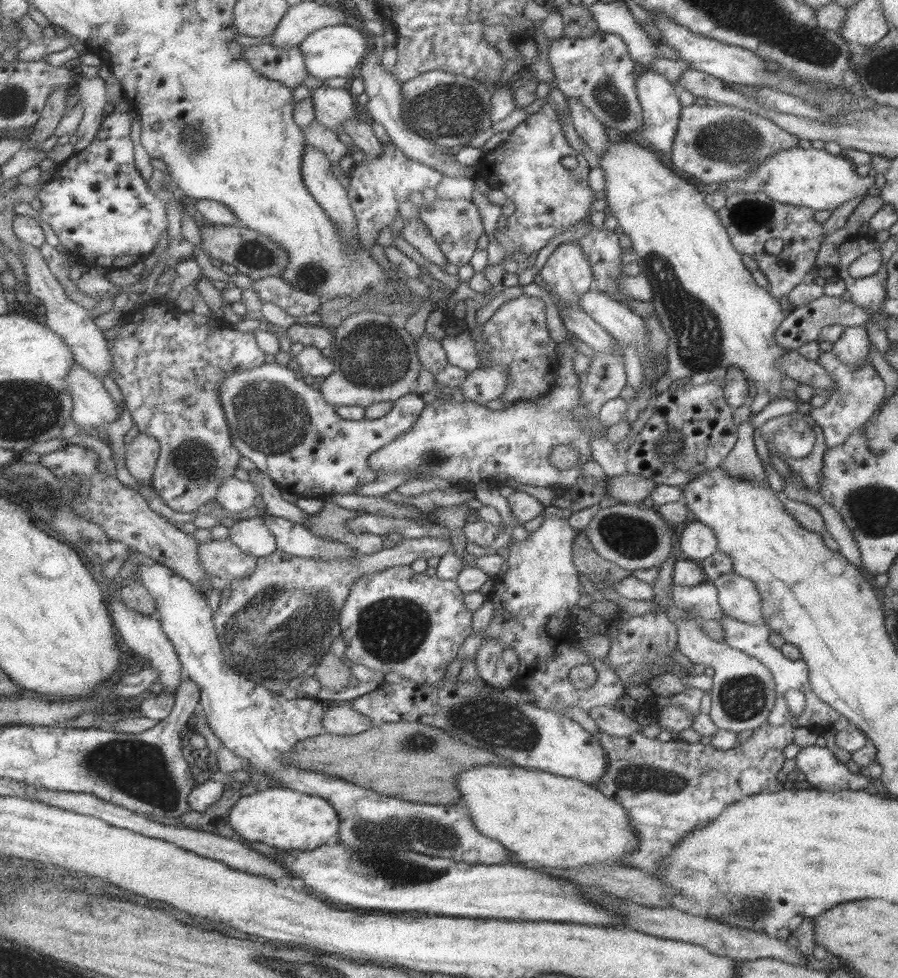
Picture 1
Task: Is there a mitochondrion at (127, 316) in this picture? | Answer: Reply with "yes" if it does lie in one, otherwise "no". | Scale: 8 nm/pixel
no

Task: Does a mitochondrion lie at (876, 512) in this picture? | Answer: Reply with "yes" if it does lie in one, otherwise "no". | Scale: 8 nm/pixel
yes

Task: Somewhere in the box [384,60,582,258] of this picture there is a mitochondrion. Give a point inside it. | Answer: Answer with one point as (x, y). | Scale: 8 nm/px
(451, 110)

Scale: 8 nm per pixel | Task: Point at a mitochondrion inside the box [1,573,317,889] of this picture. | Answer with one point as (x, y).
(139, 769)

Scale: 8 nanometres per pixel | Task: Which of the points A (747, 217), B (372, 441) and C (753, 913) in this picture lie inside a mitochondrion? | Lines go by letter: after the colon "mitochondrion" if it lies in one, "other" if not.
A: mitochondrion
B: other
C: mitochondrion

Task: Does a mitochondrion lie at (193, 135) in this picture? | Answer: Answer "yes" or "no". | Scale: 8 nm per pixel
yes

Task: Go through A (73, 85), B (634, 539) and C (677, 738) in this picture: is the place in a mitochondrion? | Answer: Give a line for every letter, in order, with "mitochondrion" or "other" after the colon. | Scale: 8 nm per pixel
A: other
B: mitochondrion
C: other

